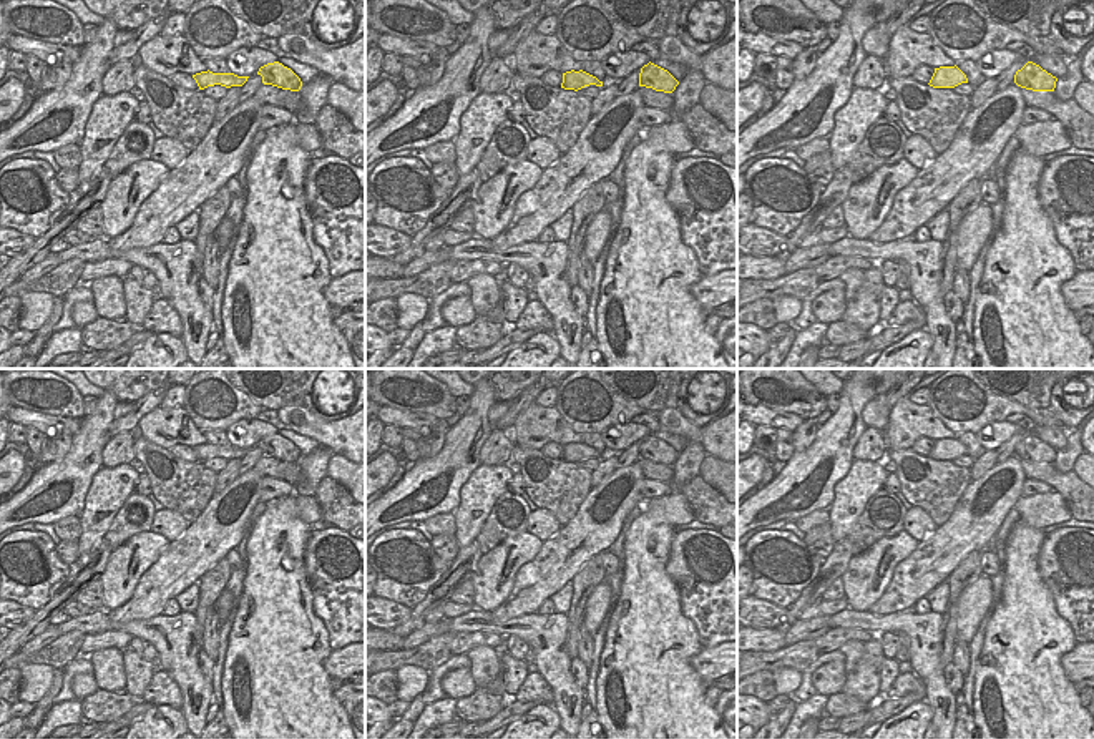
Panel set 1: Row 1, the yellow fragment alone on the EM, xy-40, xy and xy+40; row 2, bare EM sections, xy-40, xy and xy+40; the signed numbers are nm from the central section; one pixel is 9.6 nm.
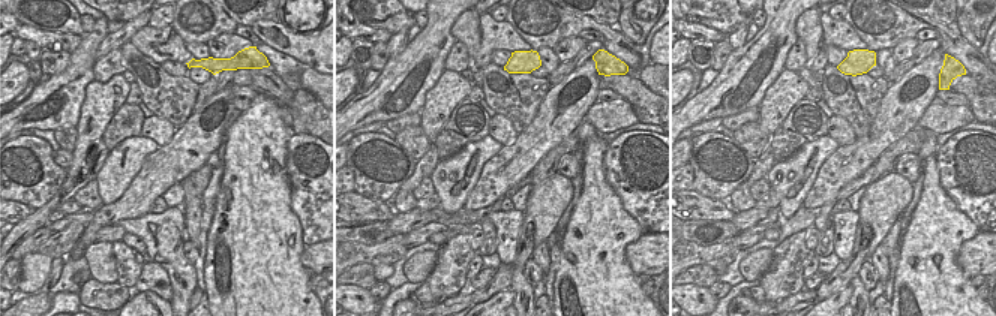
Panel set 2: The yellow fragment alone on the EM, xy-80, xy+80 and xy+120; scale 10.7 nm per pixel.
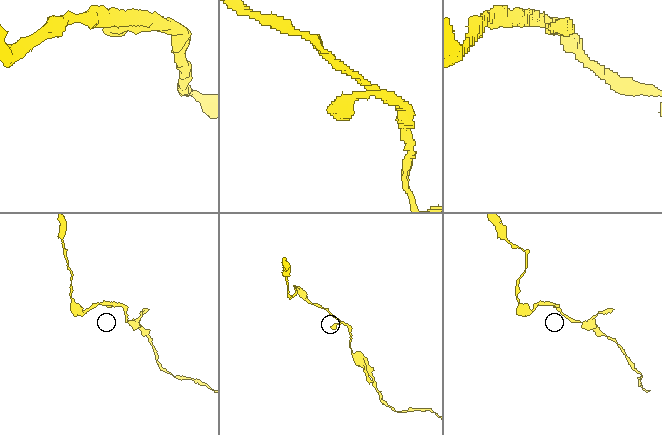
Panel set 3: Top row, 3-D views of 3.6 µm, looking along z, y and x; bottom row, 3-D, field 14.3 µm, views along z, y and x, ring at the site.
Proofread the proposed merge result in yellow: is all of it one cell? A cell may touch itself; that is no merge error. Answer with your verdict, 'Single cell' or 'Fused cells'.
Fused cells.

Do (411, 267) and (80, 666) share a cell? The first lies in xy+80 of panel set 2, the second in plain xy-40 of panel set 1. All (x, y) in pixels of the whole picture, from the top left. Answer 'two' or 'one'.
two

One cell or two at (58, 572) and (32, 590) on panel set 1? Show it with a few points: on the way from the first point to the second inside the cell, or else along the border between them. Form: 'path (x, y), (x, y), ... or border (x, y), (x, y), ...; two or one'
path (52, 577), (39, 585); one

